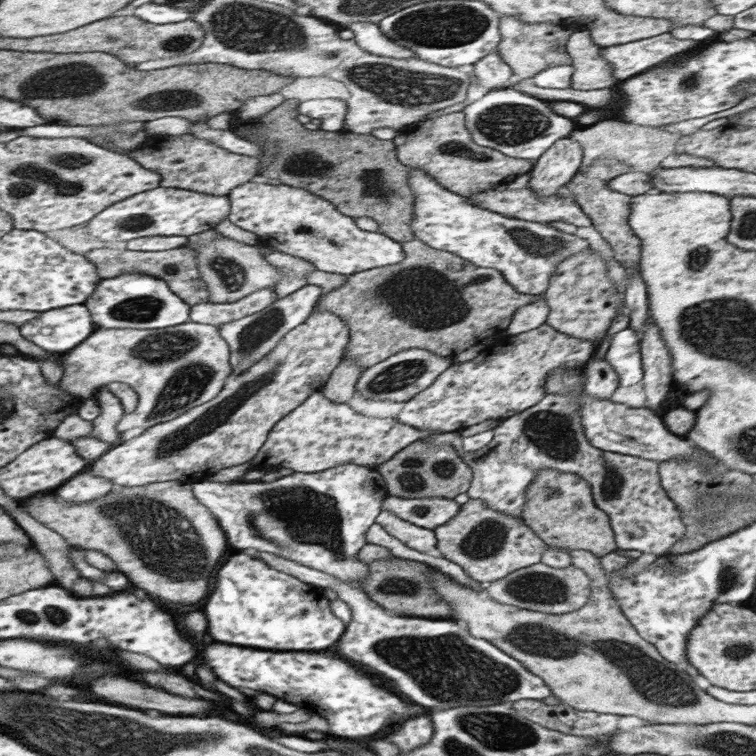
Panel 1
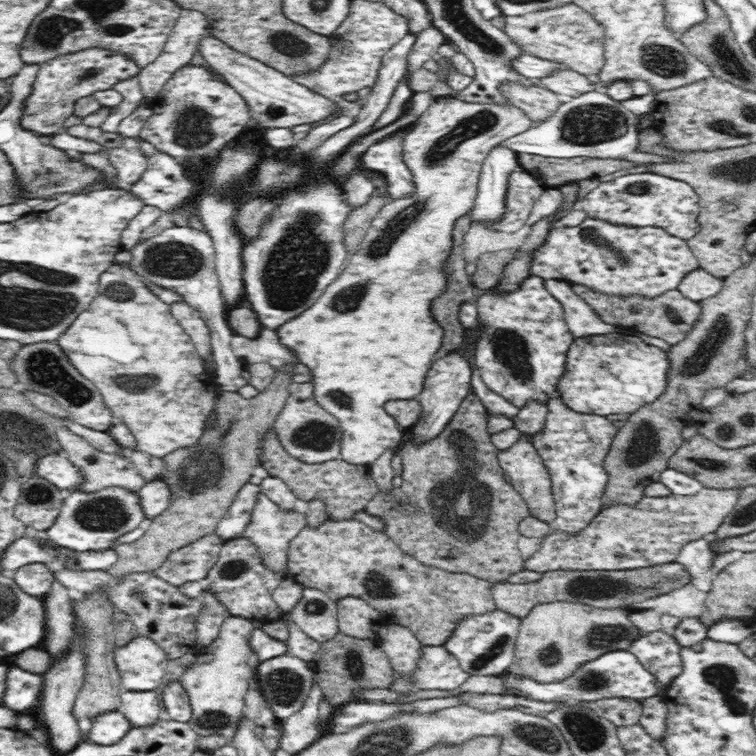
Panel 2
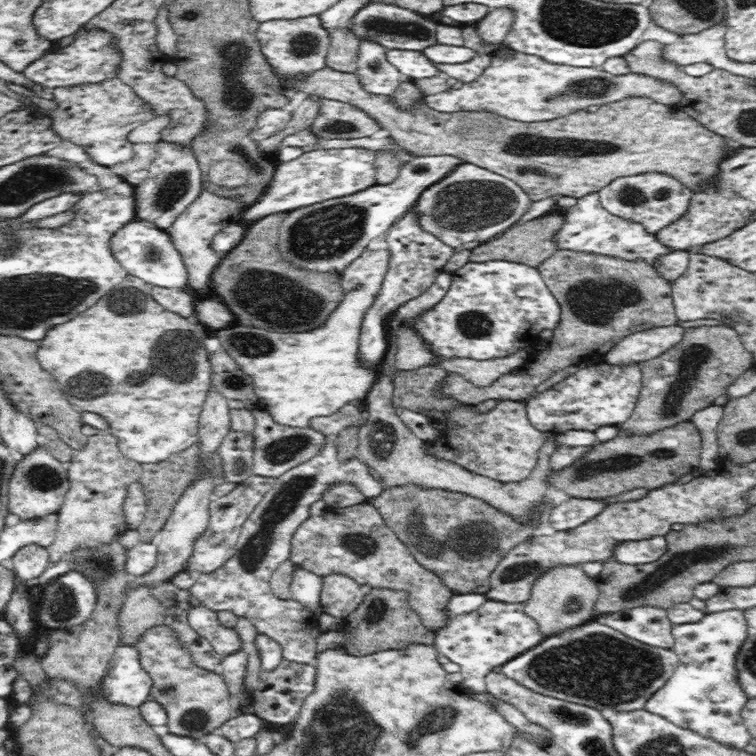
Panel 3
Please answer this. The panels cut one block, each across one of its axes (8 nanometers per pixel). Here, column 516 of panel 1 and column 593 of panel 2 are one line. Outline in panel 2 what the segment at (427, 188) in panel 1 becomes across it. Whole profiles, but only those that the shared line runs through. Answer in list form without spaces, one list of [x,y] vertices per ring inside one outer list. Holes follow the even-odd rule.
[[[587,217],[582,224],[552,228],[542,244],[530,252],[529,273],[544,280],[567,281],[582,284],[600,293],[656,297],[677,290],[680,282],[699,268],[688,241],[668,234],[660,227],[629,227]]]

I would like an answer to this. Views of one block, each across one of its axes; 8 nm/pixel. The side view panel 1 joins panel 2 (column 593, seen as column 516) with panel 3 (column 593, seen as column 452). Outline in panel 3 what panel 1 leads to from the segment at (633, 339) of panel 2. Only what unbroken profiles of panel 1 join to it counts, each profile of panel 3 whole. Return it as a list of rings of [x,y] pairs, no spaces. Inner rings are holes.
[[[594,363],[579,369],[546,392],[531,397],[525,403],[527,417],[534,428],[554,436],[567,430],[595,432],[603,426],[619,426],[632,416],[642,388],[641,364],[617,368]]]

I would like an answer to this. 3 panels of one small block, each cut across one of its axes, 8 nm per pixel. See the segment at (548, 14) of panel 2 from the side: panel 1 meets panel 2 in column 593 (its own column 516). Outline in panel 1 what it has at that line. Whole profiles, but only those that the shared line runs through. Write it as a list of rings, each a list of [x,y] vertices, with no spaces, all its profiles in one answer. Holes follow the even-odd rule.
[[[501,17],[501,45],[497,54],[508,64],[515,74],[515,79],[531,79],[542,69],[554,65],[571,65],[567,54],[567,42],[573,30],[567,26],[552,23],[526,23],[518,17]]]

